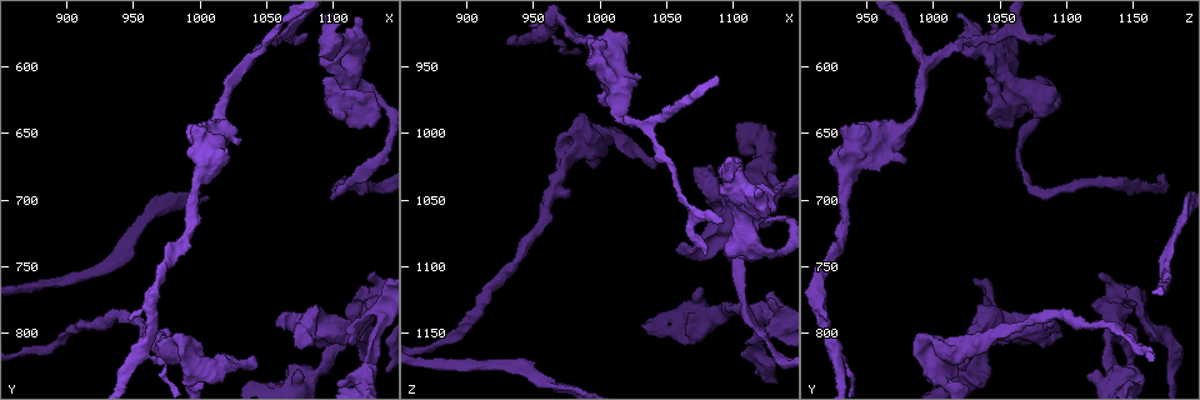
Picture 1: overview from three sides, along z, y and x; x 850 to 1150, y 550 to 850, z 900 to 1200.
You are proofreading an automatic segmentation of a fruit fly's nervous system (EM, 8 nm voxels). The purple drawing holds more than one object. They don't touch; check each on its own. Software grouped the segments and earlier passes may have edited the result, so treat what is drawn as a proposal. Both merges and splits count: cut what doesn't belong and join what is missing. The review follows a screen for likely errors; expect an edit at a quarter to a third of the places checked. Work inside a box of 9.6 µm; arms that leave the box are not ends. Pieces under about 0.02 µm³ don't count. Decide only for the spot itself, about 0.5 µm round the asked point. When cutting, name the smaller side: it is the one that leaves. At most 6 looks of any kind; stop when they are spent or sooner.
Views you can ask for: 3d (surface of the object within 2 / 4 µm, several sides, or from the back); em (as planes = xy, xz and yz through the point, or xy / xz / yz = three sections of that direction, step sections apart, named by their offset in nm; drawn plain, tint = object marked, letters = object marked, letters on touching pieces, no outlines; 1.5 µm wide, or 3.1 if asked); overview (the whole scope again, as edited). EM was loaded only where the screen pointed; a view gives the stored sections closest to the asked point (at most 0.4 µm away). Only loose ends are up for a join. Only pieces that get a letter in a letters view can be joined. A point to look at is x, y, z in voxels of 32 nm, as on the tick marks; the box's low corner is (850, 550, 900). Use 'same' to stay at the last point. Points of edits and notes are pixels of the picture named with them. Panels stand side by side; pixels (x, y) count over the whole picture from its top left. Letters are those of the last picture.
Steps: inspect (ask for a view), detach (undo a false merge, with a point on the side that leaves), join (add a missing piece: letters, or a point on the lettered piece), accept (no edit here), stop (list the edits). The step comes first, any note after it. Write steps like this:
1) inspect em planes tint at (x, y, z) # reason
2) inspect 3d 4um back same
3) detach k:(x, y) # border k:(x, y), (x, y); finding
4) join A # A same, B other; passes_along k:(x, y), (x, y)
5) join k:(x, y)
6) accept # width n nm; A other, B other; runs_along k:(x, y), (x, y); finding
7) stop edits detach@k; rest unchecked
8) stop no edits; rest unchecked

inspect 3d 4um at (1072, 810, 1028) # free end

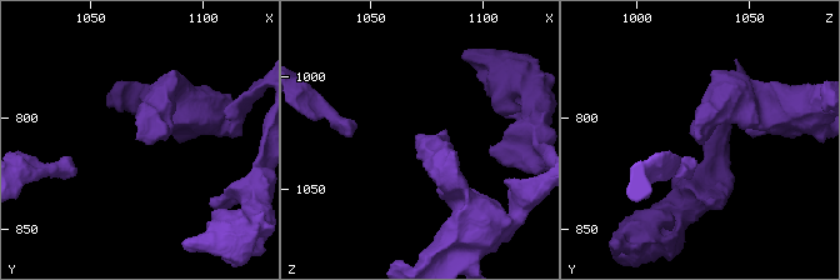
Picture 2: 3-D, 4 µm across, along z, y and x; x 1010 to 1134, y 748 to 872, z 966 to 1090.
inspect em planes tint at (1072, 810, 1028)

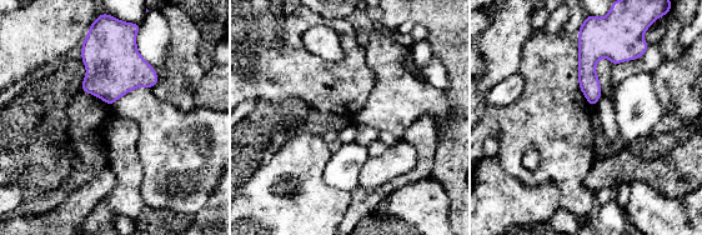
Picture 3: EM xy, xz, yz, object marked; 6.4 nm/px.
inspect em planes letters same # what lies round it

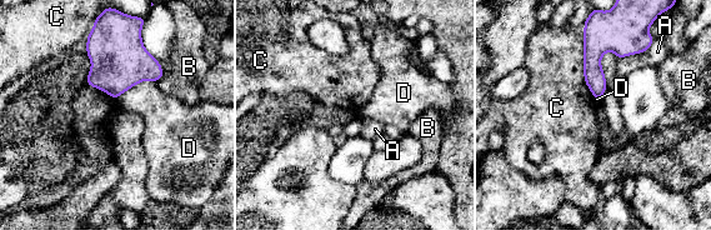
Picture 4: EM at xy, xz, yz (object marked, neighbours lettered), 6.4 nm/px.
accept # A other, B other, C other, D other; no lettered piece goes on from it

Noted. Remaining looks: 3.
inspect em planes letters at (1058, 784, 1084)

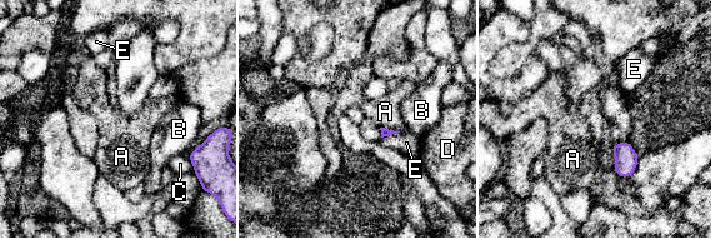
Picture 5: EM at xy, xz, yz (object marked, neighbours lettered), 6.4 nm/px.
accept # A other, B other, C other, D other, E other; none of them fits

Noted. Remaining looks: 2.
inspect em planes letters at (894, 804, 1146) # a narrow waist

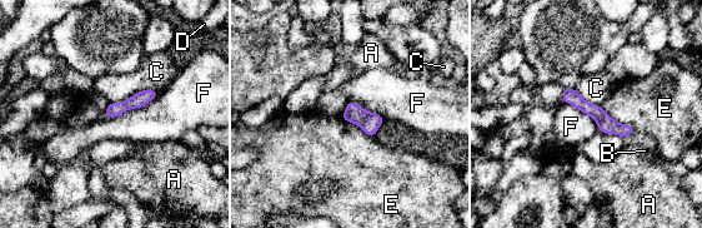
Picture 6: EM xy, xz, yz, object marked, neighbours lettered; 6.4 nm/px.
accept # A other, B other, C other, D other, E other, F other; continuous, no second neuron

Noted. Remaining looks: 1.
stop no edits; rest unchecked

